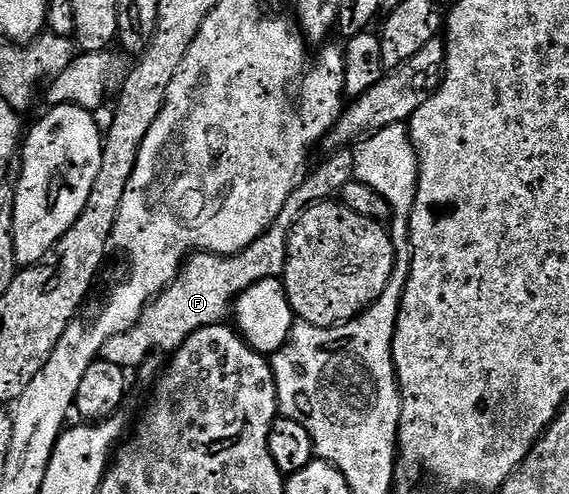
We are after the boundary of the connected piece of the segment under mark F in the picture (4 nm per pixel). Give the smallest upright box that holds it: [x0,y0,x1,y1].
[101,146,354,370]

